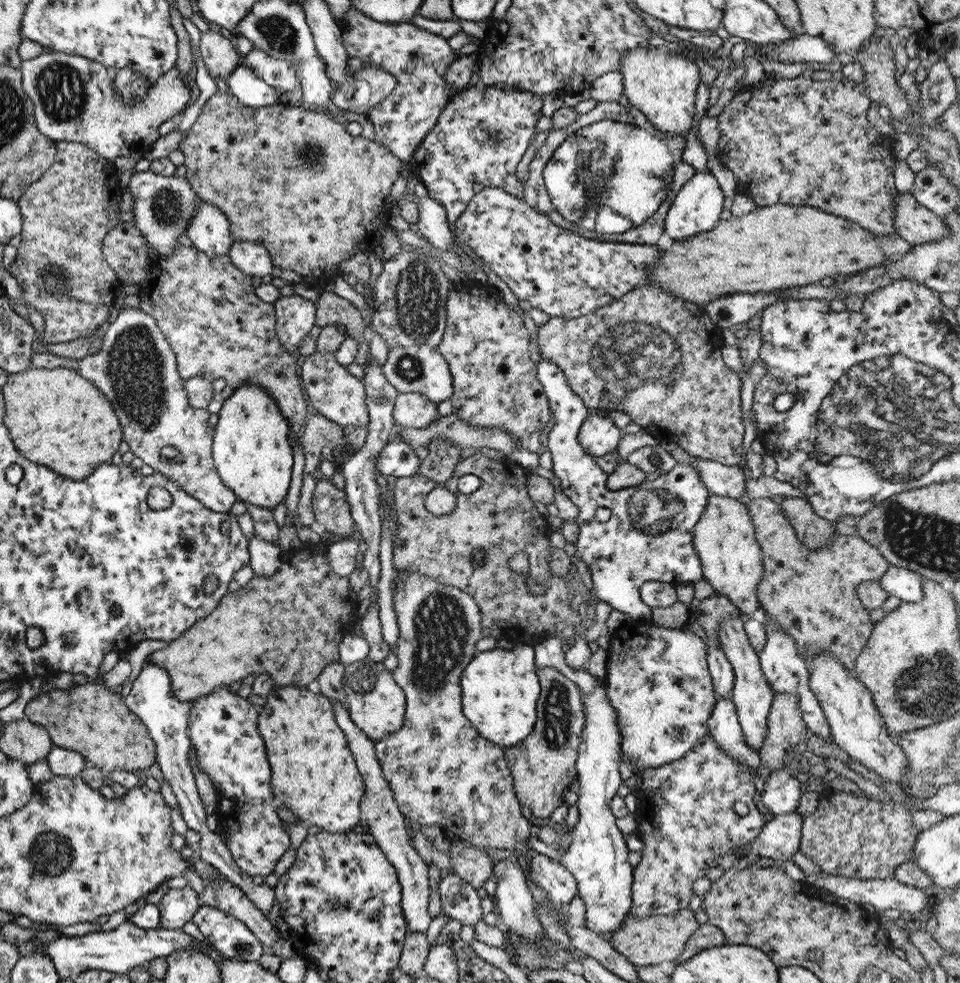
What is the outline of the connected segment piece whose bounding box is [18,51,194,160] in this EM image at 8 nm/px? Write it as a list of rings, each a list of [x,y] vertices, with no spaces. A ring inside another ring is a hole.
[[[42,52],[39,56],[35,56],[31,60],[22,60],[19,64],[19,72],[21,79],[21,86],[24,90],[25,94],[29,99],[31,99],[33,105],[33,118],[35,123],[35,128],[39,129],[39,132],[47,138],[50,138],[53,141],[65,141],[72,143],[81,143],[82,145],[87,145],[87,148],[91,148],[93,152],[96,152],[99,156],[104,159],[112,160],[117,158],[117,156],[129,156],[131,152],[135,152],[139,150],[139,152],[147,155],[155,151],[157,143],[159,141],[159,133],[158,126],[168,118],[173,118],[175,116],[180,116],[180,113],[184,110],[184,108],[192,101],[194,95],[192,94],[192,90],[189,90],[183,82],[181,82],[181,78],[179,78],[179,70],[177,70],[177,66],[173,66],[171,70],[167,70],[159,76],[159,78],[154,82],[154,84],[147,89],[147,93],[137,101],[137,103],[131,103],[131,105],[125,105],[123,101],[119,101],[119,95],[113,91],[113,85],[111,85],[111,78],[113,78],[113,70],[105,68],[105,66],[101,66],[99,62],[94,62],[89,60],[89,58],[83,58],[83,56],[75,56],[75,55],[67,55],[62,52]]]

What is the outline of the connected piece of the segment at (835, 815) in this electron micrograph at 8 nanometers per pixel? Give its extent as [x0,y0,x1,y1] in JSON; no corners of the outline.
[798,791,918,880]

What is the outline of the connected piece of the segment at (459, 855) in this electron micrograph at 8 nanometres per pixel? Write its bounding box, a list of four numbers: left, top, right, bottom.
[446,841,493,889]

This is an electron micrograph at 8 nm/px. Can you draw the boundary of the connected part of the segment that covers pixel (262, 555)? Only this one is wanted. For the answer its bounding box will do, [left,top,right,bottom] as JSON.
[247,535,285,576]

